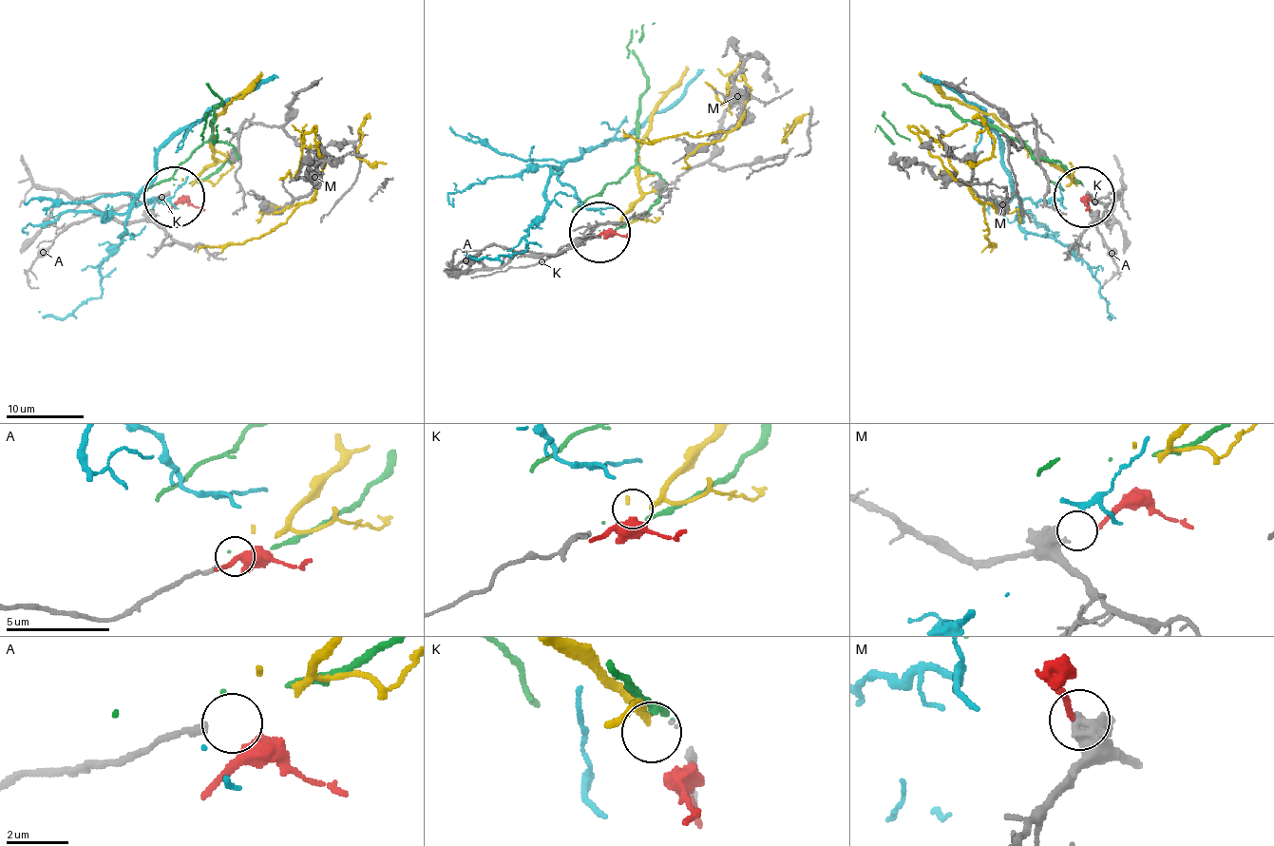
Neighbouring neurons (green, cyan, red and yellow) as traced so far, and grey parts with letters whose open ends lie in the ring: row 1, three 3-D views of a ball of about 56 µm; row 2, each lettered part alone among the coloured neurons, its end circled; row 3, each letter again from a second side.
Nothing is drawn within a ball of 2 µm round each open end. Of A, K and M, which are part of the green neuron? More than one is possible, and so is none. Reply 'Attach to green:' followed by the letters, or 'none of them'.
Attach to green: A

